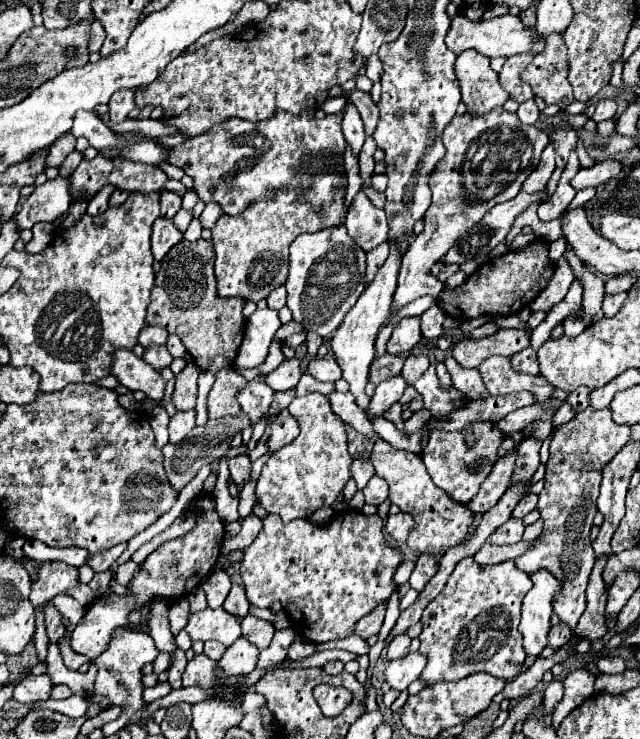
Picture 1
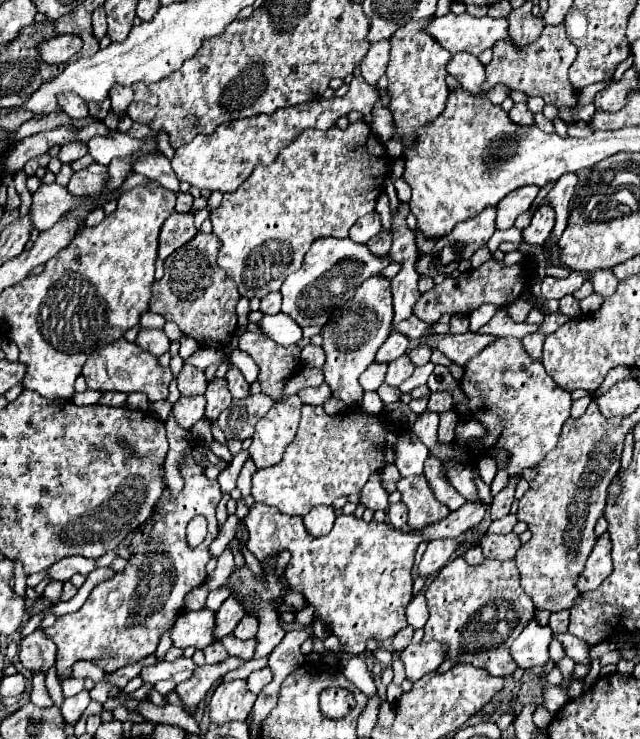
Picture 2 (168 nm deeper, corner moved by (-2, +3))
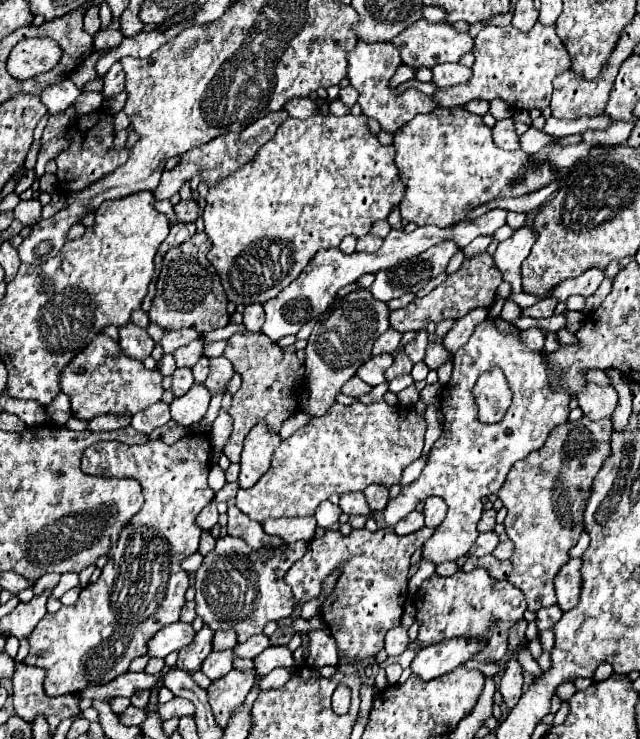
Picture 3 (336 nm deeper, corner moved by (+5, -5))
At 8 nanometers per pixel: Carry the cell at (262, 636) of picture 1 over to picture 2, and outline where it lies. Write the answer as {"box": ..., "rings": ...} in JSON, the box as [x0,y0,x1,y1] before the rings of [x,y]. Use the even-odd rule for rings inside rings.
{"box":[233,615,259,639],"rings":[[[245,615],[245,617],[241,619],[241,623],[235,627],[233,635],[235,635],[237,639],[255,639],[257,629],[259,629],[259,621],[257,621],[253,615]]]}

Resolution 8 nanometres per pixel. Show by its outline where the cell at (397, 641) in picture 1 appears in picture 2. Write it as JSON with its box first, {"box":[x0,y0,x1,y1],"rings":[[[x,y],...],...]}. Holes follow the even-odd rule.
{"box":[393,625,413,651],"rings":[[[407,625],[405,629],[401,629],[401,631],[393,637],[393,649],[395,649],[395,651],[403,651],[403,649],[411,643],[411,639],[413,639],[413,629]]]}

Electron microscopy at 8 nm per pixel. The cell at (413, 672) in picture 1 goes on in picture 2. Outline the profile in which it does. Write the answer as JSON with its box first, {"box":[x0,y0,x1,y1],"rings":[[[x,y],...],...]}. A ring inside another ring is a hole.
{"box":[399,641,447,683],"rings":[[[437,641],[417,643],[417,645],[409,645],[407,649],[403,649],[399,653],[399,659],[405,667],[407,679],[411,683],[415,683],[423,675],[433,673],[445,661],[445,651],[447,651],[447,647]]]}

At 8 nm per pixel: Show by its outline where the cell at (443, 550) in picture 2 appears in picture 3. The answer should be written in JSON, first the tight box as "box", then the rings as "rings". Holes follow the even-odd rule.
{"box":[384,319,570,565],"rings":[[[490,319],[476,325],[476,329],[470,335],[468,343],[462,345],[454,353],[452,363],[454,363],[452,377],[450,377],[448,385],[442,389],[442,395],[440,395],[440,405],[442,405],[442,413],[444,413],[444,431],[438,437],[438,441],[434,443],[420,477],[416,481],[412,481],[410,485],[402,487],[400,494],[392,499],[384,510],[385,523],[390,527],[394,527],[402,517],[406,517],[414,509],[414,505],[420,503],[420,499],[428,499],[428,497],[444,499],[444,503],[448,505],[446,519],[440,523],[440,527],[436,527],[436,533],[430,537],[430,543],[426,543],[424,555],[422,555],[422,557],[430,559],[436,565],[444,563],[444,561],[456,561],[456,559],[460,559],[468,553],[468,549],[472,547],[472,543],[478,537],[476,523],[478,523],[480,513],[482,513],[482,497],[498,493],[498,489],[502,487],[502,483],[504,483],[504,479],[510,471],[510,467],[516,461],[530,455],[532,451],[540,449],[544,445],[548,433],[556,425],[566,423],[568,413],[570,413],[570,409],[568,409],[568,403],[570,403],[568,391],[556,391],[556,389],[548,387],[548,359],[546,359],[546,353],[544,351],[528,351],[520,343],[518,335],[500,331]],[[492,367],[500,367],[504,371],[508,385],[514,389],[514,401],[512,401],[506,417],[500,423],[484,425],[476,419],[476,405],[474,405],[472,385],[476,383],[476,377],[482,371],[488,371]]]}

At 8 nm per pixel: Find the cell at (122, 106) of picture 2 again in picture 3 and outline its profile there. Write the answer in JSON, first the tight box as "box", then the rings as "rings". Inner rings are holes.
{"box":[104,61,124,99],"rings":[[[116,61],[112,67],[110,67],[110,71],[106,73],[106,77],[104,77],[104,97],[108,99],[108,97],[114,97],[114,95],[118,95],[120,91],[124,89],[124,71],[122,71],[122,65],[120,65],[120,61]]]}

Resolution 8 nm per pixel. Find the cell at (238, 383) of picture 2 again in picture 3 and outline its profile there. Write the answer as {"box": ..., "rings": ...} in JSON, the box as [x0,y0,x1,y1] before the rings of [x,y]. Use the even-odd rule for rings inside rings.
{"box":[204,357,234,393],"rings":[[[226,357],[210,359],[210,373],[204,385],[210,389],[210,393],[226,393],[226,385],[232,375],[234,375],[232,363]]]}

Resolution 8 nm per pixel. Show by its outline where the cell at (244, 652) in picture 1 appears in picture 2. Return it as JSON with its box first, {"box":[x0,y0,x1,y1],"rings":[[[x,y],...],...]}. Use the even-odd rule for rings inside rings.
{"box":[177,657,245,713],"rings":[[[227,657],[223,663],[217,665],[201,665],[195,669],[195,673],[181,685],[177,685],[177,693],[183,699],[183,703],[191,709],[191,713],[195,711],[197,703],[205,697],[205,693],[219,681],[219,677],[223,677],[225,673],[237,669],[245,665],[243,659],[235,659],[235,657]]]}

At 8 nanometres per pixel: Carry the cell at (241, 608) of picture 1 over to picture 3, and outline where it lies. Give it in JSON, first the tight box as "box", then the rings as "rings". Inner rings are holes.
{"box":[176,625,212,673],"rings":[[[208,625],[202,627],[202,631],[196,633],[194,641],[184,647],[180,653],[178,653],[178,661],[176,661],[176,669],[184,669],[188,673],[194,673],[200,669],[202,661],[210,655],[212,651],[212,629]]]}

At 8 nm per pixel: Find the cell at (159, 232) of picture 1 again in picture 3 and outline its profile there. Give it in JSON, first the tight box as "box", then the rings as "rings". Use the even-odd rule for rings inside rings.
{"box":[158,223,196,255],"rings":[[[176,223],[176,225],[172,225],[172,227],[170,227],[170,233],[168,233],[168,237],[164,239],[164,243],[160,245],[160,251],[158,251],[158,253],[164,255],[164,253],[170,251],[172,247],[176,247],[176,245],[188,241],[194,233],[196,233],[196,225],[194,225],[194,223]]]}

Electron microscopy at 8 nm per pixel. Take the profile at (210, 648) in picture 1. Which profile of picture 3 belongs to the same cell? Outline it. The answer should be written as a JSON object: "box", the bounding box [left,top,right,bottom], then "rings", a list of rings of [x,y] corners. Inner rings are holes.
{"box":[202,649,234,681],"rings":[[[230,649],[228,651],[212,651],[202,663],[202,673],[208,679],[216,681],[216,679],[224,677],[232,669],[232,659],[234,659],[234,655],[232,655]]]}

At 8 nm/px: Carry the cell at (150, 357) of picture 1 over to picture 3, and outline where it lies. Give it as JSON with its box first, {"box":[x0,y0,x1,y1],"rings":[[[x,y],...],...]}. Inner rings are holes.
{"box":[118,323,154,361],"rings":[[[126,323],[124,327],[120,327],[118,343],[128,357],[138,359],[138,361],[144,361],[152,353],[152,347],[154,347],[154,341],[146,333],[146,329],[136,327],[134,323]]]}

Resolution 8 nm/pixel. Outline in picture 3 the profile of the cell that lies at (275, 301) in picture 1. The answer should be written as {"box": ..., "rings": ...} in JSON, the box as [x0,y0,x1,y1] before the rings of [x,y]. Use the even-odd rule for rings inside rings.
{"box":[244,303,264,331],"rings":[[[252,303],[252,305],[246,305],[244,307],[244,327],[248,329],[248,331],[260,331],[260,327],[262,327],[262,323],[264,323],[264,309],[262,309],[262,305],[260,303]]]}

